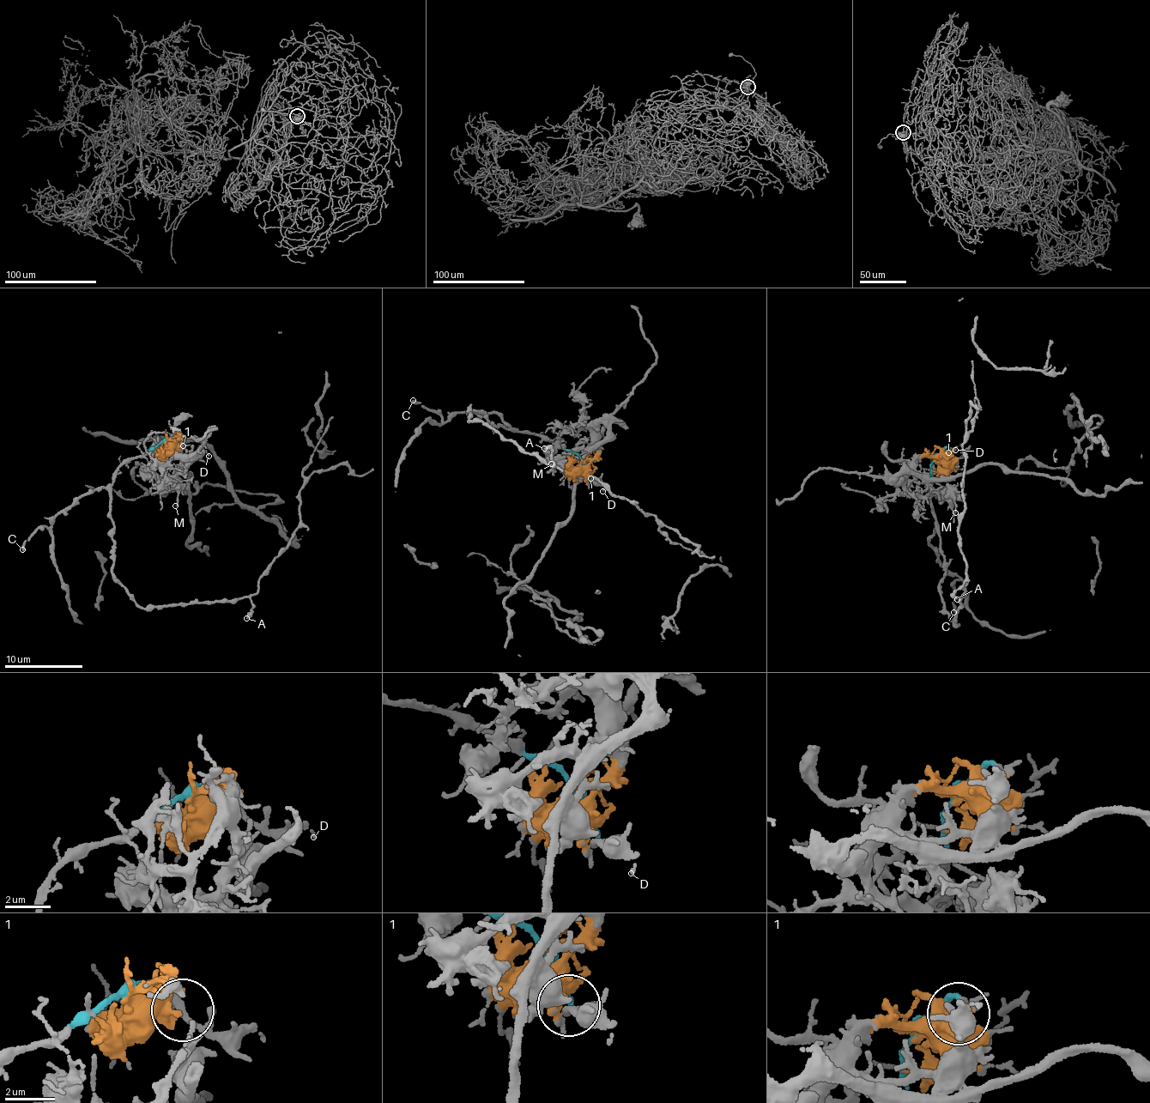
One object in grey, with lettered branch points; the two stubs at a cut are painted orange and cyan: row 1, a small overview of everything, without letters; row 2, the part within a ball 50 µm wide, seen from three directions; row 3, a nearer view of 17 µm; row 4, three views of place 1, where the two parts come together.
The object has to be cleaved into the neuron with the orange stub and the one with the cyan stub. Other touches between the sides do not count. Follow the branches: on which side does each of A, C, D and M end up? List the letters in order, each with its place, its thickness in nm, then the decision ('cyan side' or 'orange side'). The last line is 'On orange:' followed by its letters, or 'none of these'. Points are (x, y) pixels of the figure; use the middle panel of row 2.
A: place (544, 448); calibre 320 nm; cyan side
C: place (413, 400); calibre 260 nm; cyan side
D: place (602, 491); calibre 90 nm; cyan side
M: place (551, 463); calibre 140 nm; orange side
On orange: M

